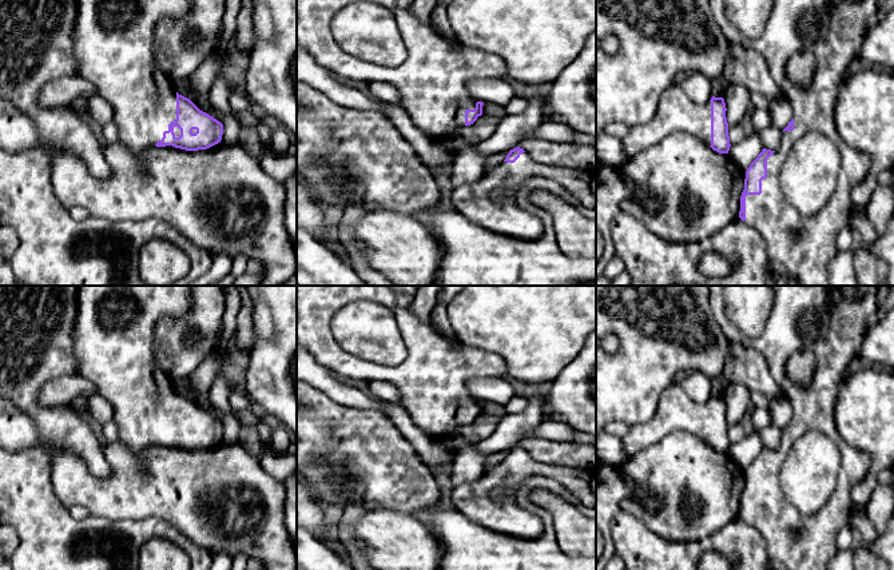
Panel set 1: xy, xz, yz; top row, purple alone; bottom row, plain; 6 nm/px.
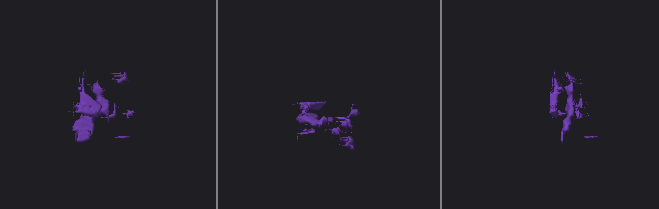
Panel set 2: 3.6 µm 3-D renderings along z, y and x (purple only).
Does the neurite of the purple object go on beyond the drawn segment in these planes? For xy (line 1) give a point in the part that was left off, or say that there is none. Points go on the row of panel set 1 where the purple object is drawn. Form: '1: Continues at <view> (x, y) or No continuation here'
1: Continues at xy (114, 47)

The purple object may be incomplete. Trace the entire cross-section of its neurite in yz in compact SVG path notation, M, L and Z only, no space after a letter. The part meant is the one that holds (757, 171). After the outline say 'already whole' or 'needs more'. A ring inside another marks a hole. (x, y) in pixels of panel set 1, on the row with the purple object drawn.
M710 0L712 16L724 33L728 44L738 44L758 51L767 61L771 77L780 88L786 100L792 108L792 119L783 129L782 140L775 151L763 148L758 158L746 171L744 190L740 196L739 218L762 235L770 260L780 262L788 275L794 276L798 286L830 286L829 264L837 255L837 236L846 228L851 227L854 206L851 200L851 190L858 187L870 170L870 156L847 146L839 136L835 127L835 105L839 89L845 81L845 72L850 63L859 57L859 51L869 32L867 19L879 9L877 0L774 0L774 7L768 15L763 33L758 39L747 39L727 17L724 12L724 0ZM800 51L810 51L816 60L812 81L807 88L794 84L786 75L786 64L788 59ZM810 132L818 132L827 137L837 148L841 156L841 168L838 174L837 187L825 207L812 216L800 215L786 199L782 192L779 175L782 167L788 158L794 144Z | needs more

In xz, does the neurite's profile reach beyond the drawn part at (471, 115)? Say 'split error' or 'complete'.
split error

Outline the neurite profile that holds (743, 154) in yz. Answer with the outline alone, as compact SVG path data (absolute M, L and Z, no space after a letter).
M754 131L752 133L746 135L740 143L732 144L728 155L739 166L739 168L746 172L762 150L763 144L759 132Z

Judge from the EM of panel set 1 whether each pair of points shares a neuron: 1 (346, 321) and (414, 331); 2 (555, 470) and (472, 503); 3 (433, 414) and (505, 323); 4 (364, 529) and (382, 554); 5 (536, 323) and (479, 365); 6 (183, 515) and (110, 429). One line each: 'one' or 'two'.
1: two
2: one
3: two
4: one
5: two
6: two

